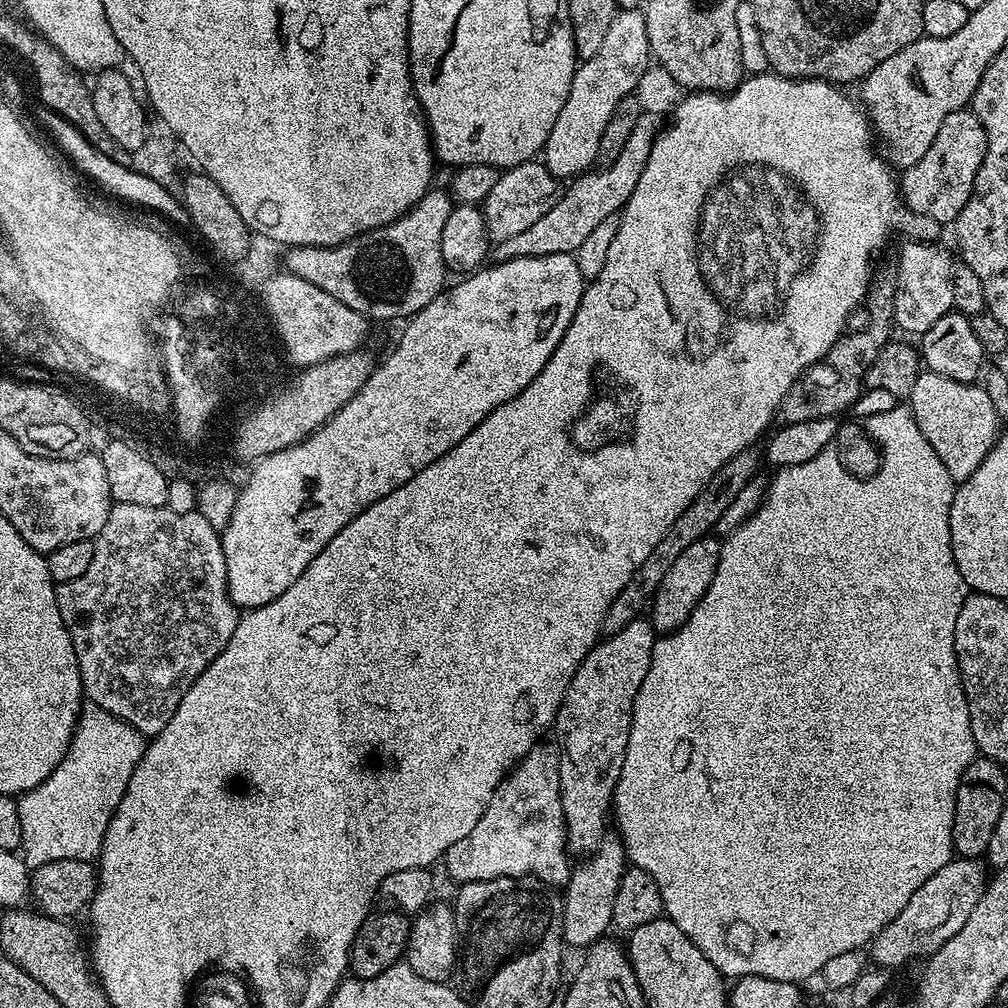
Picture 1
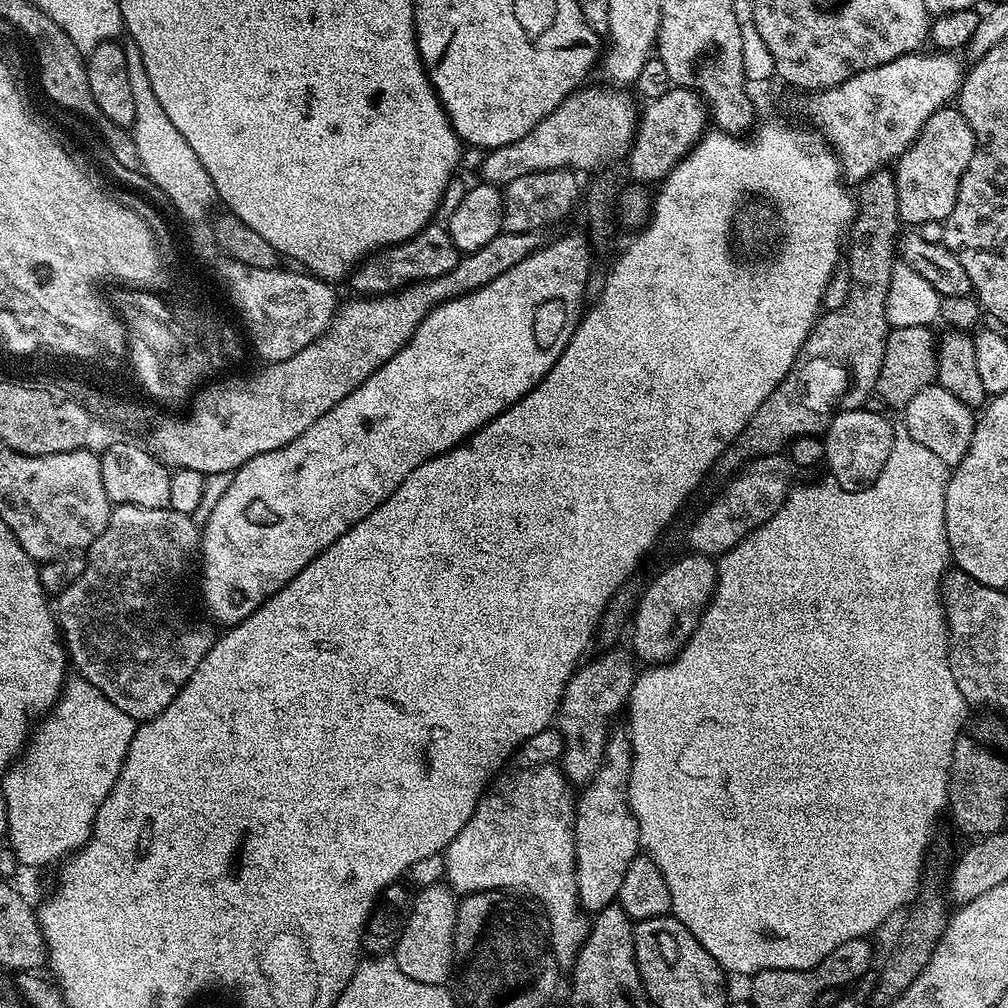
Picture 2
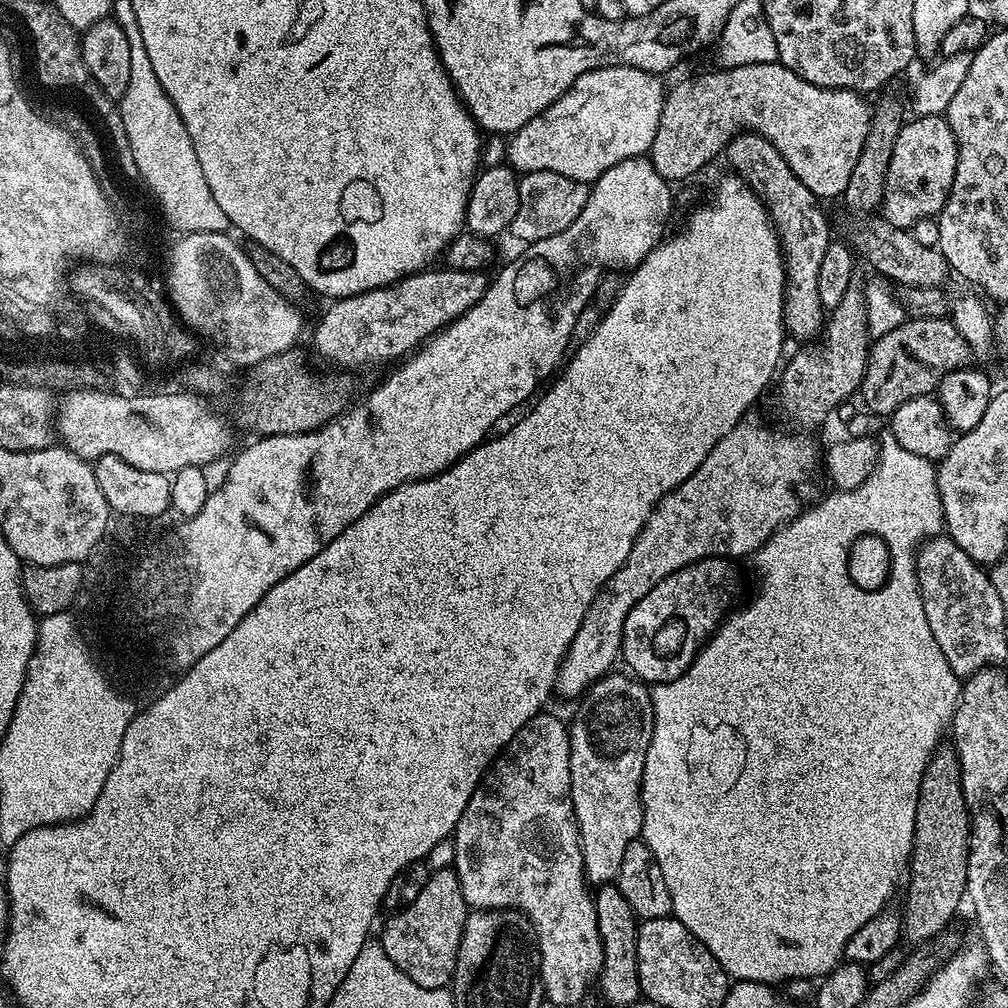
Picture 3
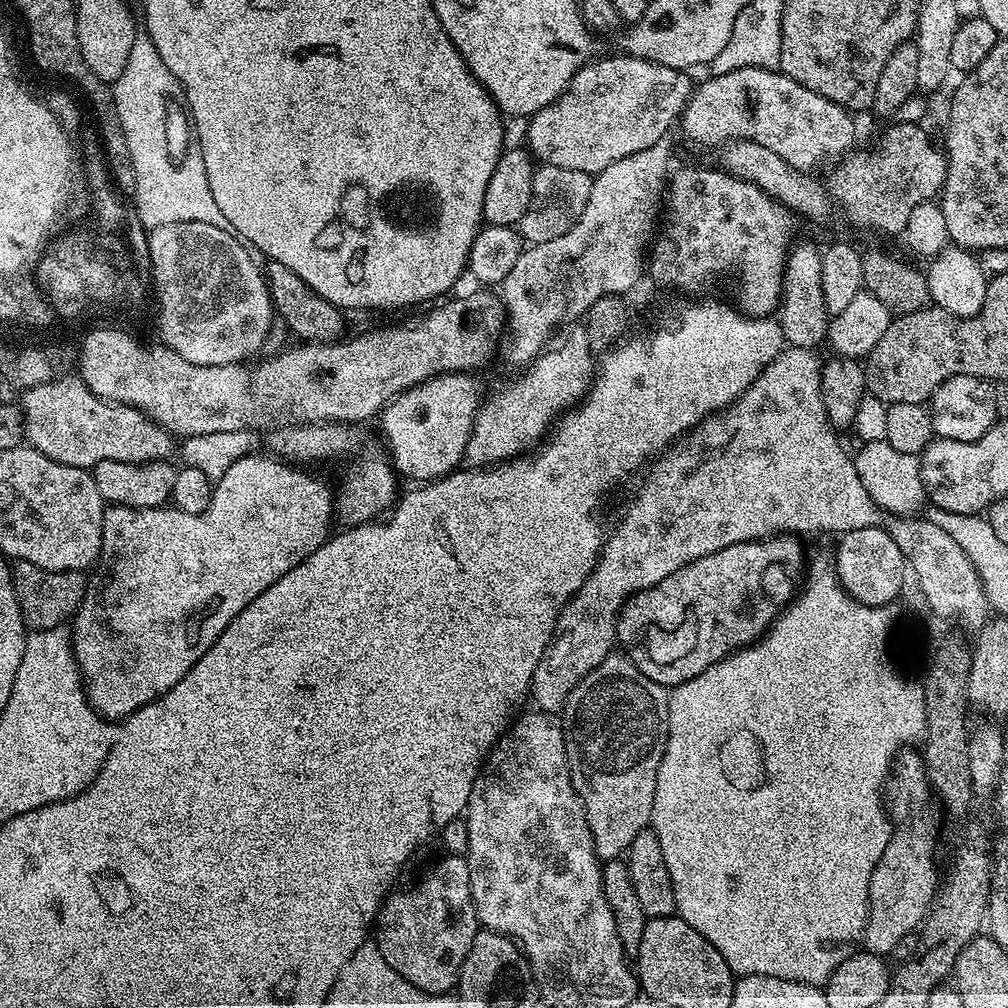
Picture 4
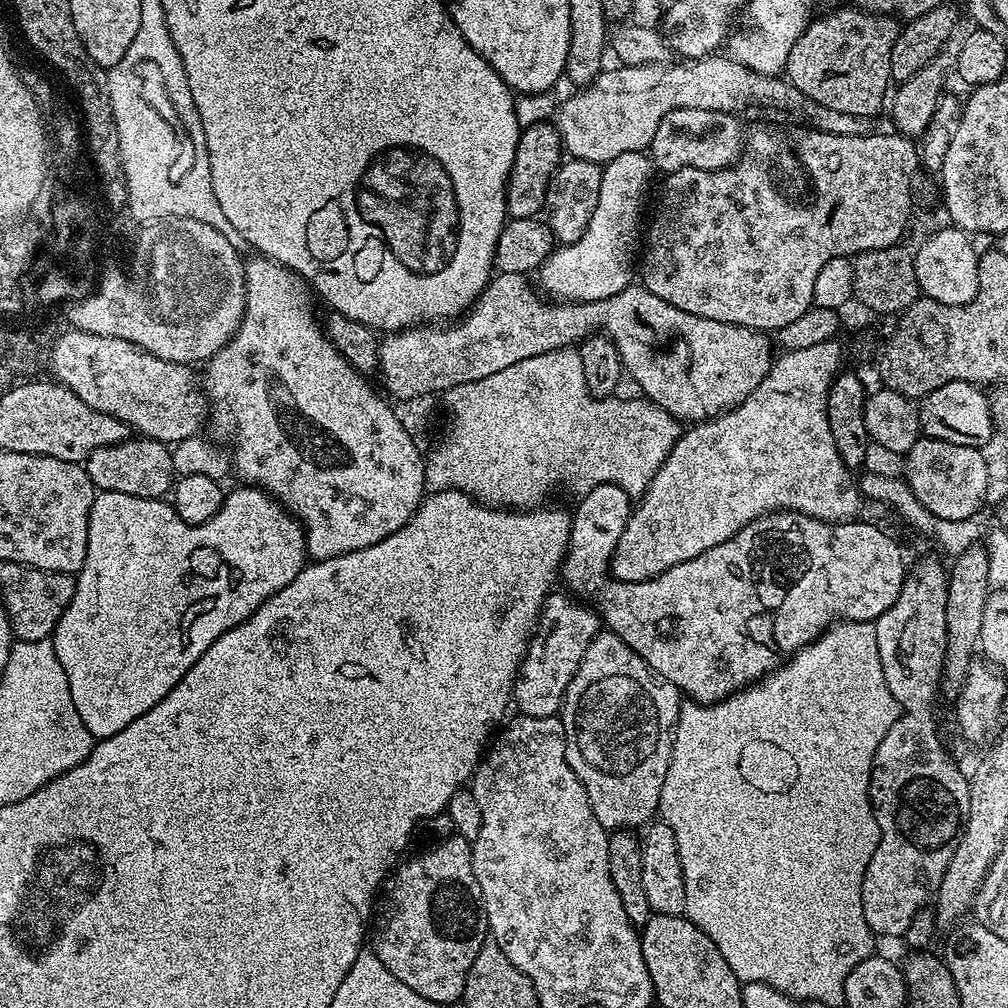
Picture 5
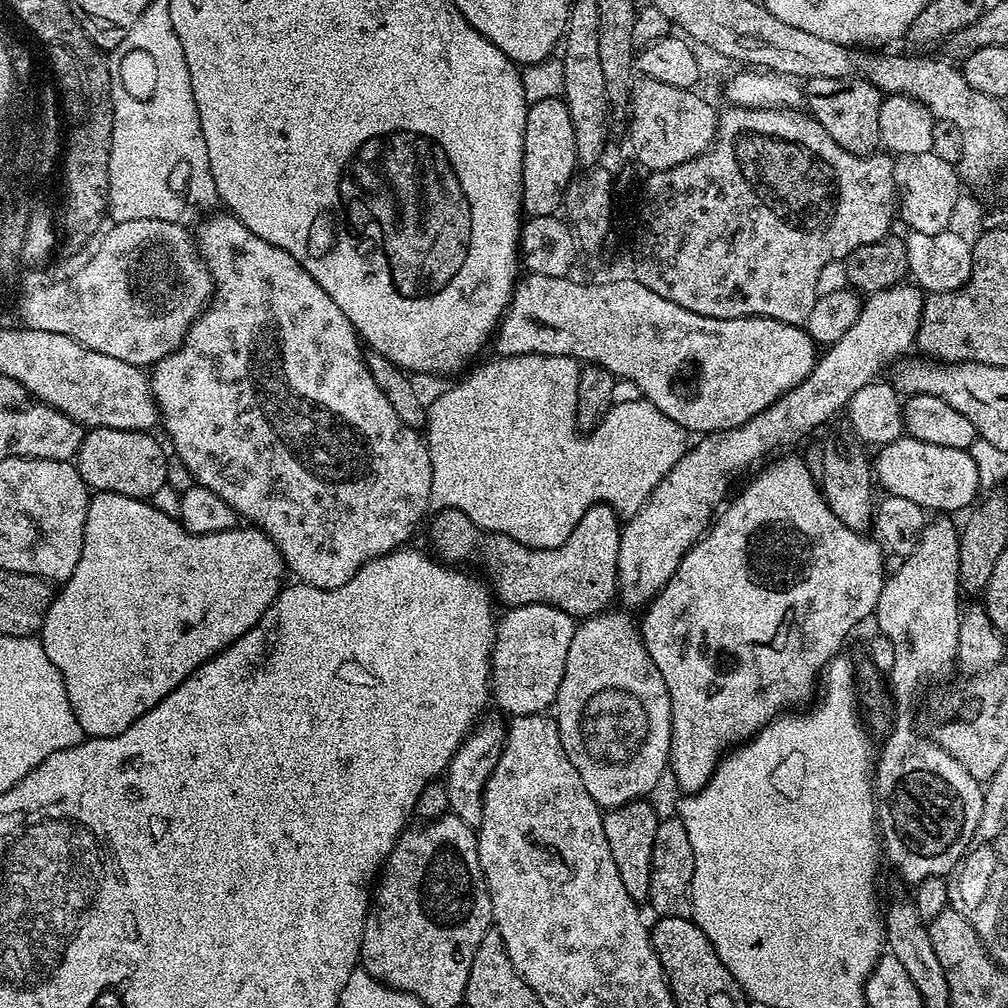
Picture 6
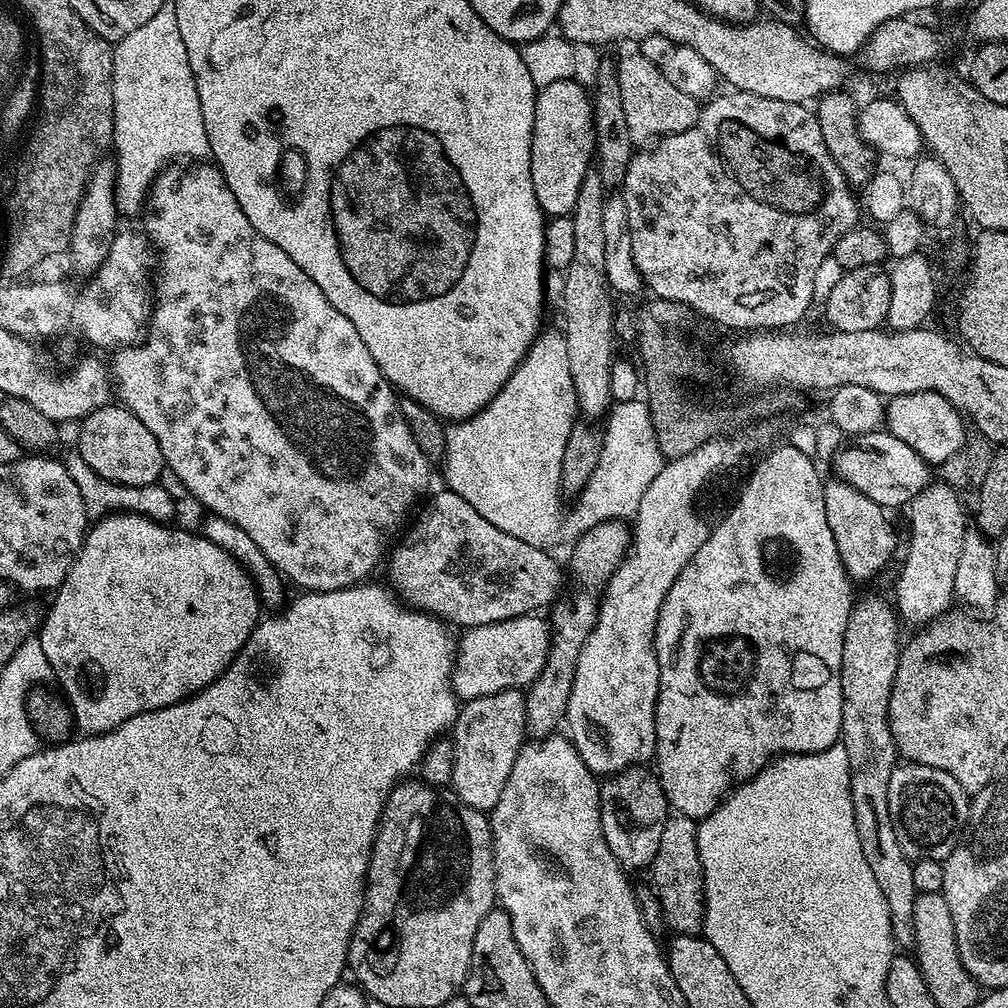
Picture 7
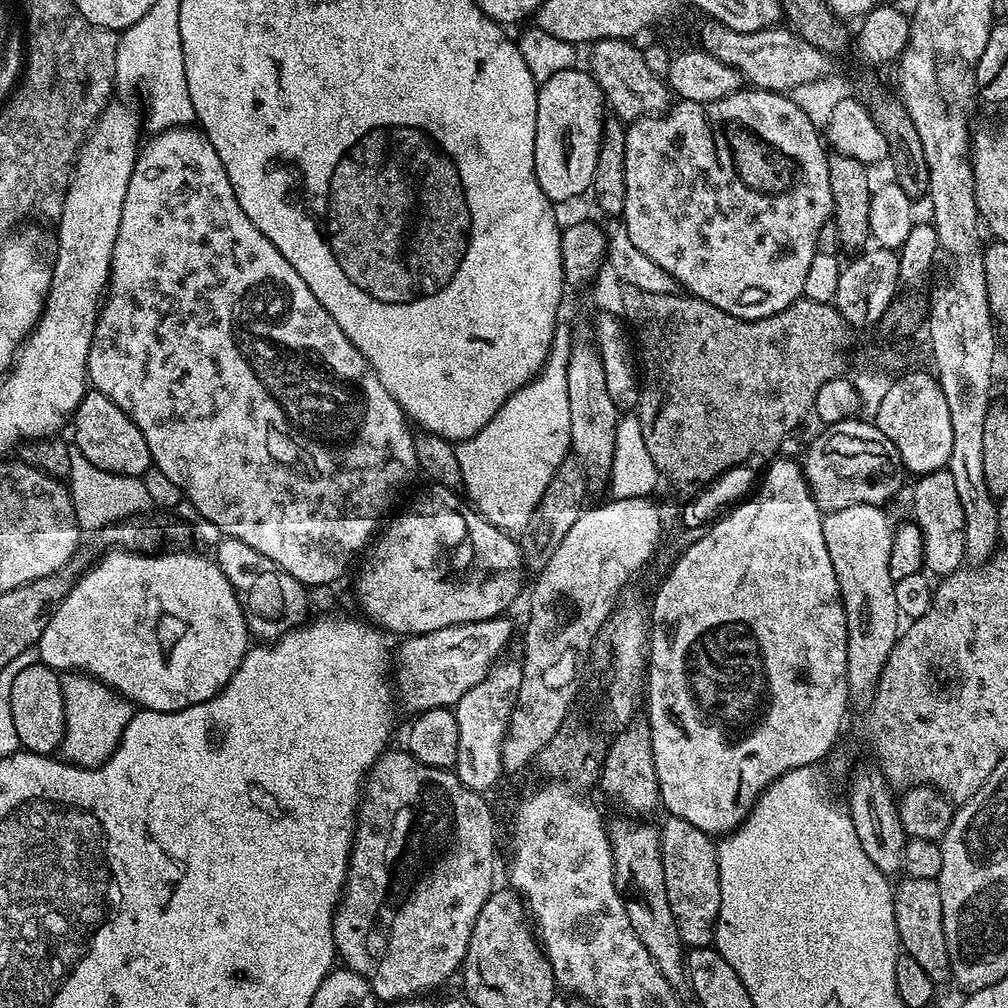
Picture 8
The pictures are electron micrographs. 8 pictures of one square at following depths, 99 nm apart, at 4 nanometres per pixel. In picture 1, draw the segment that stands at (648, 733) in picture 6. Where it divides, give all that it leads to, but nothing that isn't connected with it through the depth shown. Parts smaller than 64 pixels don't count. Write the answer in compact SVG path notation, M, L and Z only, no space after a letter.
M612 834L605 835L595 852L587 858L581 859L573 867L572 875L569 876L567 885L562 892L562 915L560 917L560 925L564 931L564 943L569 949L587 949L594 941L601 939L607 933L604 932L607 928L613 927L614 894L618 894L618 882L622 882L625 871L626 853L623 843Z

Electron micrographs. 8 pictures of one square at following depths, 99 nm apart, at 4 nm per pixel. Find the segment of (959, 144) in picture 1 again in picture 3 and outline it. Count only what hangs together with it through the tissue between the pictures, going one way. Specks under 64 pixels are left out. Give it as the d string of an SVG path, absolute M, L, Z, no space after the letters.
M917 116L909 119L900 127L894 142L884 187L883 219L899 228L912 230L919 220L927 216L939 217L952 189L957 166L956 138L944 116Z

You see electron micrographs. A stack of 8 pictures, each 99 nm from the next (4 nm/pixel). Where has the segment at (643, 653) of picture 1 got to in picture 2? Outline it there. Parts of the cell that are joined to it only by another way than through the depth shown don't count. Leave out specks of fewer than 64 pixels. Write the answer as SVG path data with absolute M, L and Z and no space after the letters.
M616 648L613 652L604 652L590 660L581 663L566 682L566 690L560 699L560 710L554 721L564 743L564 775L576 786L590 783L603 764L604 747L608 744L610 729L613 727L612 719L619 712L621 715L627 705L628 695L632 693L638 675L637 661L628 650L623 652Z

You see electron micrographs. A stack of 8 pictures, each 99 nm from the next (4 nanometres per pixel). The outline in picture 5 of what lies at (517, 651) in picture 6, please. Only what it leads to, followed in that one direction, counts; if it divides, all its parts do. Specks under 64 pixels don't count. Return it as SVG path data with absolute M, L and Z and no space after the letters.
M553 591L544 599L544 610L538 621L542 632L544 628L544 640L536 638L529 643L528 653L520 663L516 684L512 687L515 707L520 707L519 711L526 716L559 713L566 690L586 654L586 646L590 646L592 639L602 631L599 615L587 603L577 602L571 595L559 591Z

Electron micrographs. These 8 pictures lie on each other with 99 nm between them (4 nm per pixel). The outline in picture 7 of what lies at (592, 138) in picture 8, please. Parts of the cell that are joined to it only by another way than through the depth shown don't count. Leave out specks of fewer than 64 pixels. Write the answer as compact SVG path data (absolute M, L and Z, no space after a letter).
M573 78L550 82L550 86L539 89L536 94L530 174L538 206L548 218L572 213L582 178L586 178L594 160L596 127L592 121L592 96L578 81Z

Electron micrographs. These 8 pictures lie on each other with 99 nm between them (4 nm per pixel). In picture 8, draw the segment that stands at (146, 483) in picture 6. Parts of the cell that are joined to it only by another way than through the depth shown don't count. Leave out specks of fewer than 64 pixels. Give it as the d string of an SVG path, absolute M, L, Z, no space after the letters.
M88 390L74 413L76 436L74 442L81 448L86 458L101 467L102 470L120 475L143 477L149 468L153 467L150 446L146 446L146 438L138 426L118 407L106 394Z

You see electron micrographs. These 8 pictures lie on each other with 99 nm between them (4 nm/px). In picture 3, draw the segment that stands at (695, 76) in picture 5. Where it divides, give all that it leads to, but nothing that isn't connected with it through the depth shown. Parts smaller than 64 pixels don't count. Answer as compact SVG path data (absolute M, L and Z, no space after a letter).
M630 66L582 74L538 118L511 133L507 163L520 174L550 170L591 185L610 166L651 153L666 95L666 84L660 80L659 75Z

